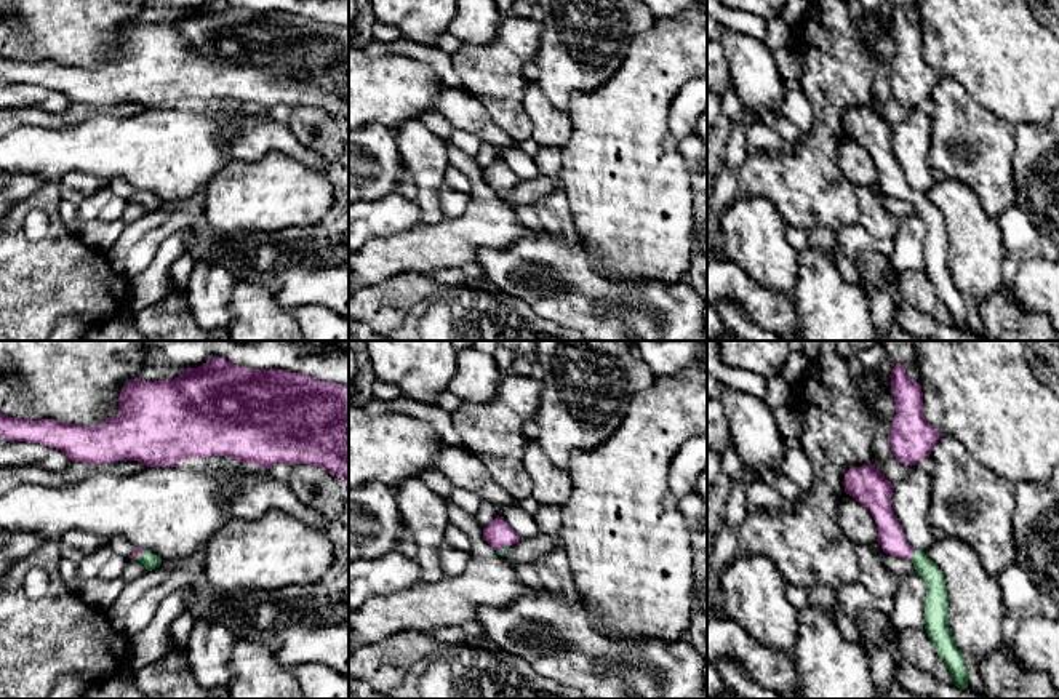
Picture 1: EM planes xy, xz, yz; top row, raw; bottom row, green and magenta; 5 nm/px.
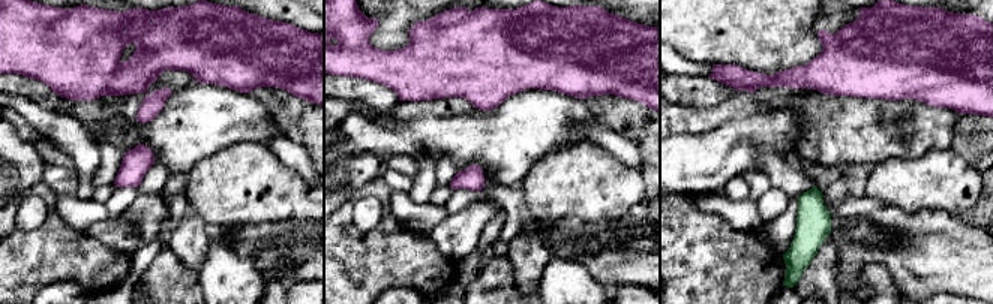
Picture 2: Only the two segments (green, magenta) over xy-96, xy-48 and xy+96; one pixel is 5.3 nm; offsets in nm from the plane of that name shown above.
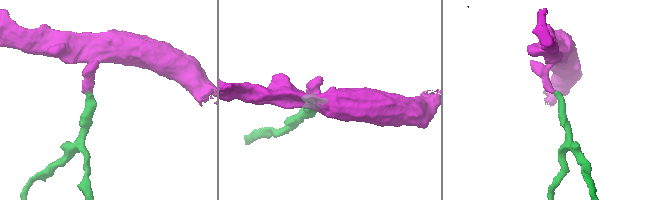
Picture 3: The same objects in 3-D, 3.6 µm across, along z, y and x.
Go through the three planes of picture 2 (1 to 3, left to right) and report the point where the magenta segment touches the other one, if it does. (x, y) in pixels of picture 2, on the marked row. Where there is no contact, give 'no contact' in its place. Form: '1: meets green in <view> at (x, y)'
1: no contact
2: no contact
3: no contact

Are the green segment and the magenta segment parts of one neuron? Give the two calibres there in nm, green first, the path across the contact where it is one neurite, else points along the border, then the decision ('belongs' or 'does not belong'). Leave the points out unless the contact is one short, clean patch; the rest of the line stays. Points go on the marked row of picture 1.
calibres 110 and 140 nm; way yz (936, 597), (931, 573), (914, 554), (904, 551), (891, 538); belongs

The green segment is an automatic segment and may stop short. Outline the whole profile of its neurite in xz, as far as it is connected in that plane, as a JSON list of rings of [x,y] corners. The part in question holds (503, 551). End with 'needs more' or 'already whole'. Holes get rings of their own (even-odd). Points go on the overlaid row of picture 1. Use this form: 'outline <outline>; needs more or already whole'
outline [[[496,517],[486,525],[483,528],[483,537],[501,557],[507,553],[510,545],[520,541],[520,536],[510,528],[504,517]]]; needs more

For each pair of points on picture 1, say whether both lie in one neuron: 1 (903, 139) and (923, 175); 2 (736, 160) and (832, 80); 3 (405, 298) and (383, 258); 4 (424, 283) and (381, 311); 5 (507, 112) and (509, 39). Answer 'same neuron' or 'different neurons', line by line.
1: same neuron
2: different neurons
3: different neurons
4: same neuron
5: same neuron

